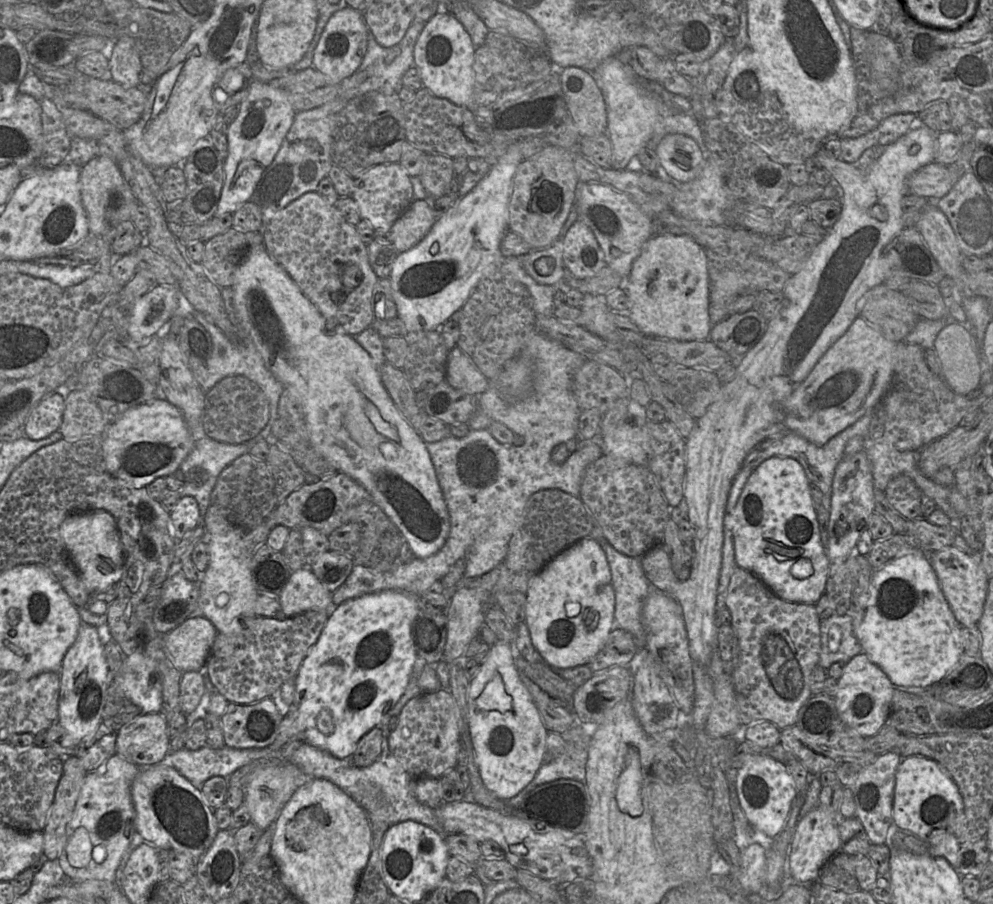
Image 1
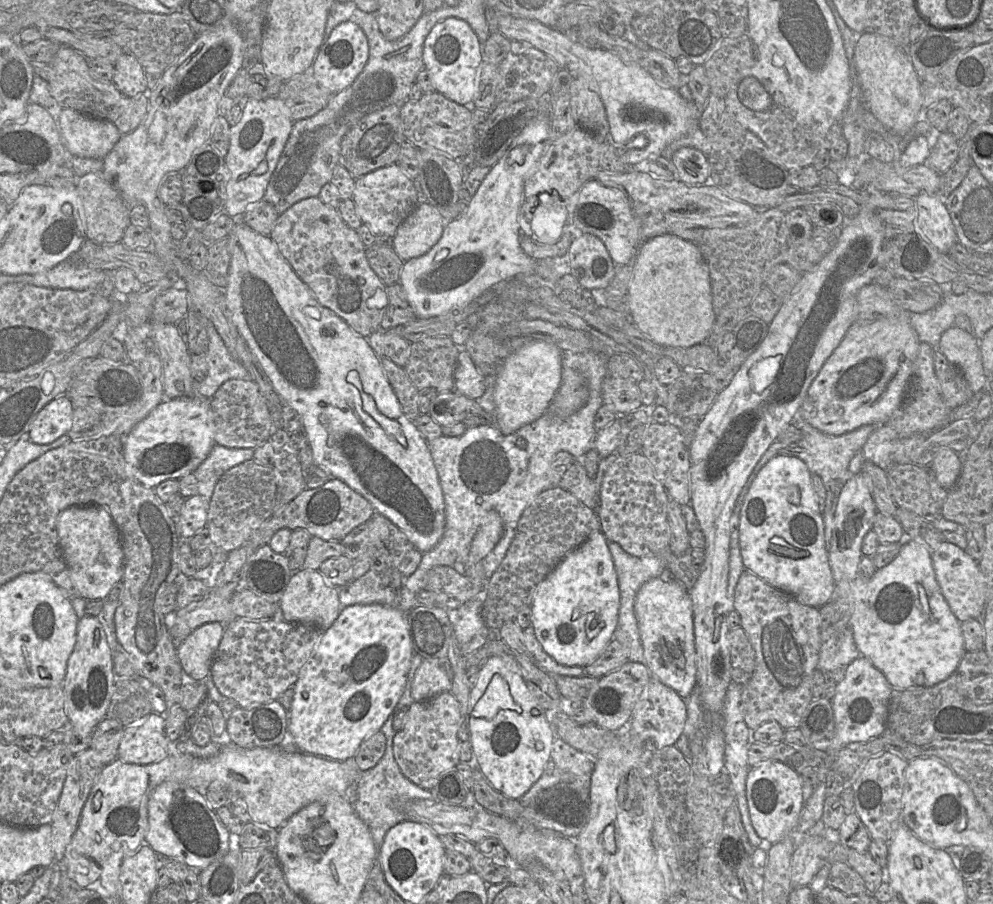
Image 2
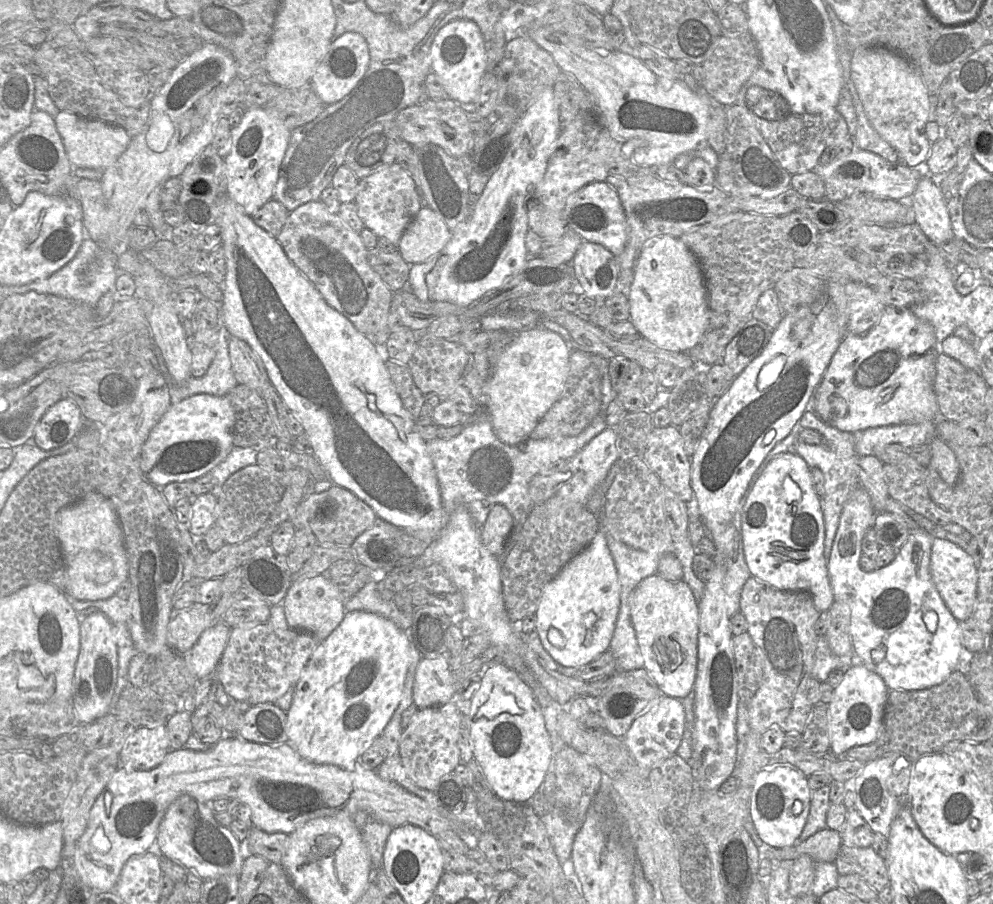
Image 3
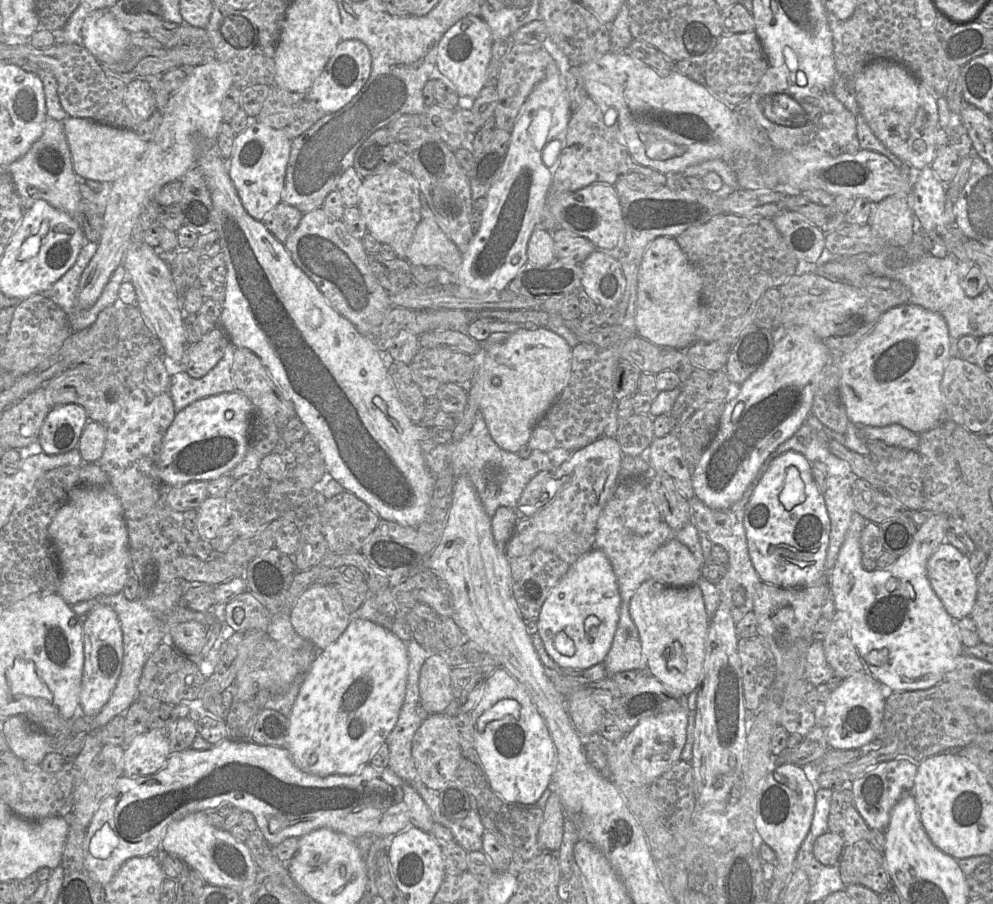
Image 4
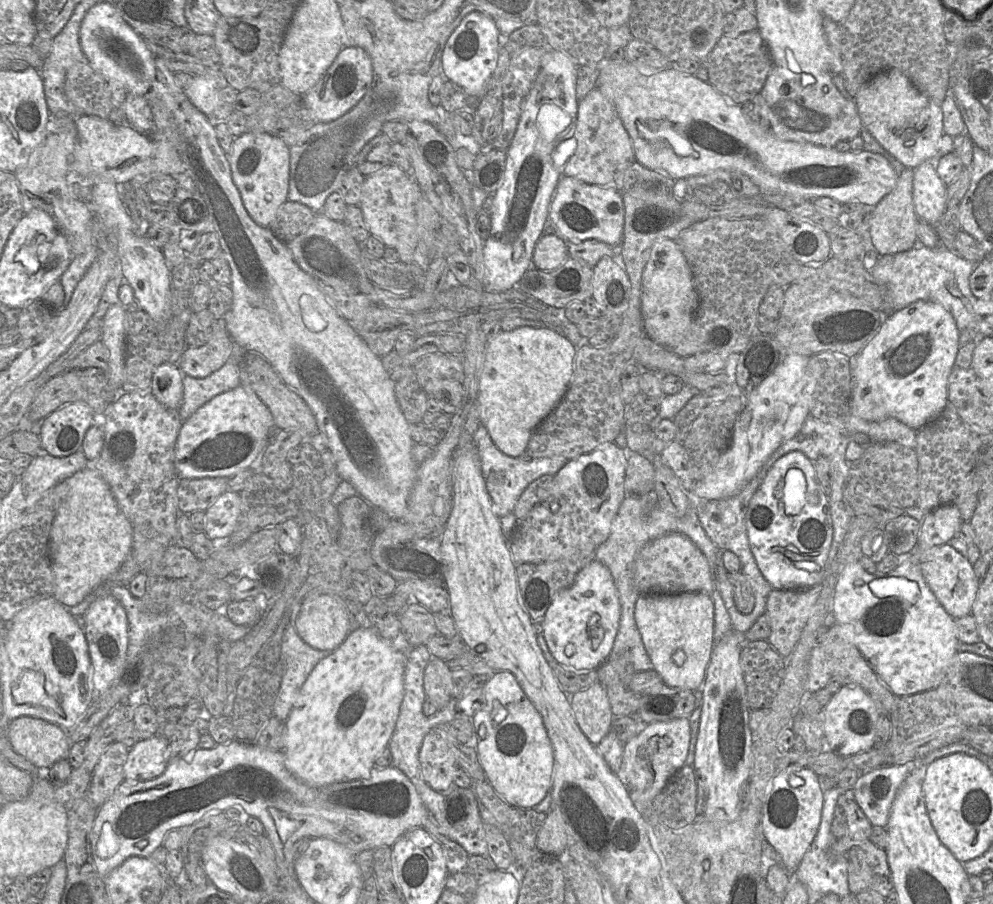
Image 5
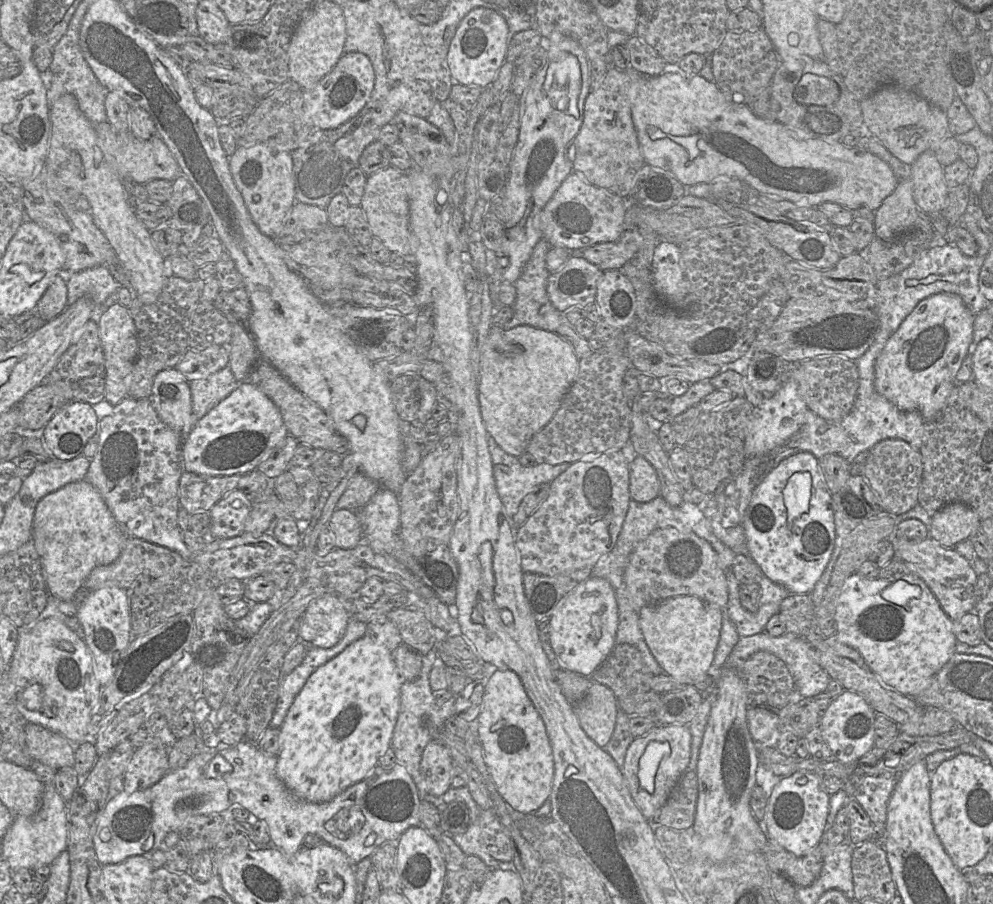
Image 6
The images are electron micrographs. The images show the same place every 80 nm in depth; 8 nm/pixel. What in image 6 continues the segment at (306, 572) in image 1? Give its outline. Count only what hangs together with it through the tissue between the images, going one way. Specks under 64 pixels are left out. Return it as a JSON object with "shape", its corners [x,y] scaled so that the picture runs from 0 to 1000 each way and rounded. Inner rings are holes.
{"shape":[[[327,656],[315,664],[300,689],[302,709],[310,715],[333,717],[347,700],[351,679],[340,658]]]}

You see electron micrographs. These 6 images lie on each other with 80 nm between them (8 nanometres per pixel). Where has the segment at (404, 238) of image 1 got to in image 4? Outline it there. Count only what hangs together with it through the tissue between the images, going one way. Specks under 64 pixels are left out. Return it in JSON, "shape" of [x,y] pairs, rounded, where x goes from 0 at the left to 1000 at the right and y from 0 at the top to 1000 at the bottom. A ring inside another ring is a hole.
{"shape":[[[426,240],[410,275],[413,293],[440,295],[458,304],[465,292],[465,280],[435,240]]]}

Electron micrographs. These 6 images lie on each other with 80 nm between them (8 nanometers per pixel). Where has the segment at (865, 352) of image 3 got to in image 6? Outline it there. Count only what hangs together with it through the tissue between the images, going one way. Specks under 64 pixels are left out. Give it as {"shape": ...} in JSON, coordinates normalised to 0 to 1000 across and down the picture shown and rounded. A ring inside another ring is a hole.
{"shape":[[[944,324],[927,332],[896,372],[881,402],[882,433],[909,455],[924,455],[932,465],[943,460],[964,426],[963,414],[976,390],[980,376],[981,347],[969,330],[958,324]]]}

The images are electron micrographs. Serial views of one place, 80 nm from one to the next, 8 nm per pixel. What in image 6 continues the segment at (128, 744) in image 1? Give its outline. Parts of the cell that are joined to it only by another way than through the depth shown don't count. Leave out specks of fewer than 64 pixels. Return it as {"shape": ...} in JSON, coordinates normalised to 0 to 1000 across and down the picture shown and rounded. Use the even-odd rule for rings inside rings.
{"shape":[[[145,824],[136,830],[125,856],[126,874],[145,874],[160,865],[170,853],[166,825]]]}

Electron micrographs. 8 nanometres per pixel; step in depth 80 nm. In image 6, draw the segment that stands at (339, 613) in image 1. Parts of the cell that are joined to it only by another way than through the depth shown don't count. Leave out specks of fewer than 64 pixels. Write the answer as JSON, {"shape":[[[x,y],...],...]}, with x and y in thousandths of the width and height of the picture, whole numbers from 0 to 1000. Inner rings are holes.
{"shape":[[[372,702],[320,738],[282,804],[278,848],[285,867],[303,884],[329,887],[368,862],[394,825],[406,753],[395,721]]]}

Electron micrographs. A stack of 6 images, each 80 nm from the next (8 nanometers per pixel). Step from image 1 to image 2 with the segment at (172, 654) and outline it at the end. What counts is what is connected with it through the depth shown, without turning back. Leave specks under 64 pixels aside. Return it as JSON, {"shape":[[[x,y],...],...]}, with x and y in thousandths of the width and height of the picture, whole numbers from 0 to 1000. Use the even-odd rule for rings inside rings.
{"shape":[[[222,688],[204,690],[178,713],[178,726],[186,746],[200,753],[206,752],[227,695]]]}

